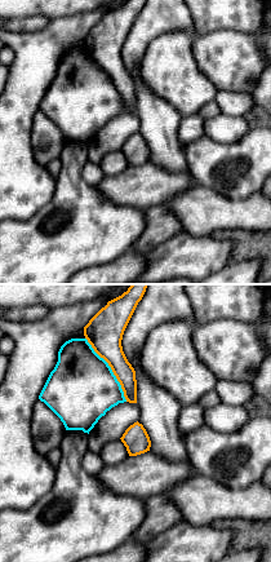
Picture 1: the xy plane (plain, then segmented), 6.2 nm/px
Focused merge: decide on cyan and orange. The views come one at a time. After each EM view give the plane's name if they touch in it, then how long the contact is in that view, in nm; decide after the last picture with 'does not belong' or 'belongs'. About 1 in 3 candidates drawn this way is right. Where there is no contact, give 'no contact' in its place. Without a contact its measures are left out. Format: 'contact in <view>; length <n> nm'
contact in xy; length 480 nm

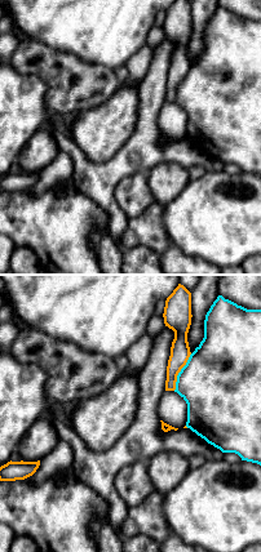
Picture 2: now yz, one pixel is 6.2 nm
contact in yz; length 260 nm

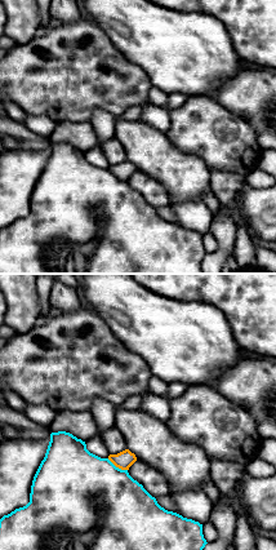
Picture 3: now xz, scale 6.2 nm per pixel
contact in xz; length 150 nm

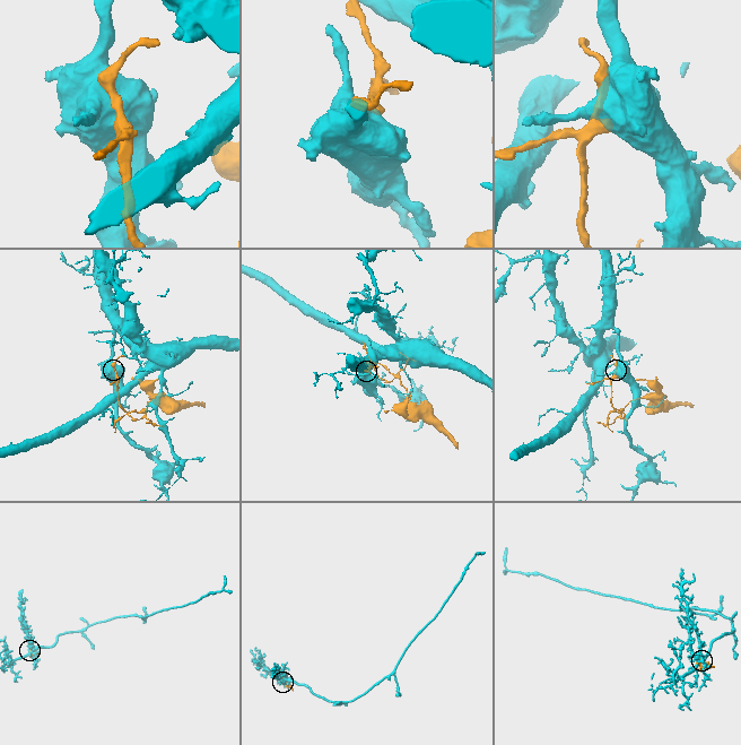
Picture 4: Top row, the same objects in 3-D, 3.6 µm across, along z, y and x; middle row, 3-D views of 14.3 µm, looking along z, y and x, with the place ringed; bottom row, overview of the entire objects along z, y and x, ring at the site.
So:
does not belong

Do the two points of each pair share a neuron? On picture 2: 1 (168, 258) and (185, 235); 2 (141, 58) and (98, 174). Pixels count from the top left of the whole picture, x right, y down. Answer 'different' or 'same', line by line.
1: different
2: different

